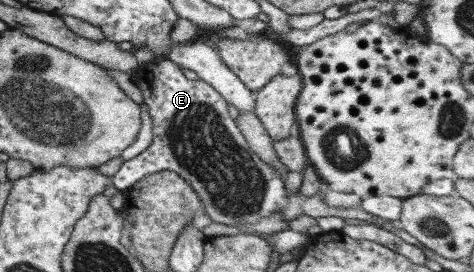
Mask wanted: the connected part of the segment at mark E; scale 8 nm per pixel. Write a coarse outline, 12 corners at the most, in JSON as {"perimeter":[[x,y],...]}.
{"perimeter":[[154,57],[131,76],[150,144],[113,173],[126,191],[177,173],[214,223],[280,212],[385,222],[286,193],[225,99]]}

